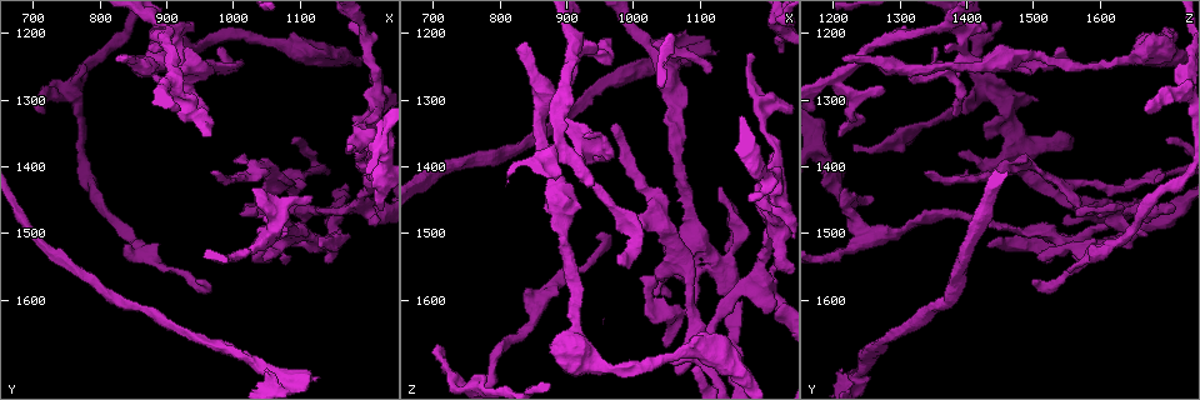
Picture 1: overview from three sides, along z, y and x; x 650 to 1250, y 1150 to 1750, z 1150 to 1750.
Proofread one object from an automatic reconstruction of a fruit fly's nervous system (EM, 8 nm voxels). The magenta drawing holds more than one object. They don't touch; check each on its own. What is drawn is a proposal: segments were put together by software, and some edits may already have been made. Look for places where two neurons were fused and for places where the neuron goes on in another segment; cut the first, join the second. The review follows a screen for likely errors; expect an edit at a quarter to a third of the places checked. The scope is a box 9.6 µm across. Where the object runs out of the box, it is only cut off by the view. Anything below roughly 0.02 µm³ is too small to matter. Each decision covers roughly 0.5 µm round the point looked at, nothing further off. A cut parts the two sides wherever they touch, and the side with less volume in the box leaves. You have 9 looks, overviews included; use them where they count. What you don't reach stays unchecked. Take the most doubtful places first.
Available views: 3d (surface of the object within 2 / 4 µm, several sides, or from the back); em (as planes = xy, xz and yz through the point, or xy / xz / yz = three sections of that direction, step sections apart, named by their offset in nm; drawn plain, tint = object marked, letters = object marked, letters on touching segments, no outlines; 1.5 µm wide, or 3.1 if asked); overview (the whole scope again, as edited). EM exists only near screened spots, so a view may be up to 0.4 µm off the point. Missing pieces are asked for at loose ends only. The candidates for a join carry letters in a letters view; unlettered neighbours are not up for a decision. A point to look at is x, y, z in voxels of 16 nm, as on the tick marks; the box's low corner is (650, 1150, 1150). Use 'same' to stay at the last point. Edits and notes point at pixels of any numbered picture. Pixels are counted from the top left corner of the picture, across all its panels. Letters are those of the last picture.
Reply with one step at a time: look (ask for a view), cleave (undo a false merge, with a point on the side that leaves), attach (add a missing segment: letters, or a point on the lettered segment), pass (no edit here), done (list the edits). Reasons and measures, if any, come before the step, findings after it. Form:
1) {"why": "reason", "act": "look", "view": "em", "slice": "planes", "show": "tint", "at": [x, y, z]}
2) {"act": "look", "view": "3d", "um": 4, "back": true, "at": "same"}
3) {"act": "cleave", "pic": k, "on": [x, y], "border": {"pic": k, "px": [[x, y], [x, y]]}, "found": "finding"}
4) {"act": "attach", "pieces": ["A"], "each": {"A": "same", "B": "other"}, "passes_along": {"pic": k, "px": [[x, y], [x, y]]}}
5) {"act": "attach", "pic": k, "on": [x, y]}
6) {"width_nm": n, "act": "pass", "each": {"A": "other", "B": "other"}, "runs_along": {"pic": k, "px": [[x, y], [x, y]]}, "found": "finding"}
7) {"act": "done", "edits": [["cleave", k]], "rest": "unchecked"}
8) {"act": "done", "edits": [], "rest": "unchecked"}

{"why": "branch stops here", "act": "look", "view": "em", "slice": "xy", "step": 4, "show": "letters", "at": [1125, 1715, 1225]}

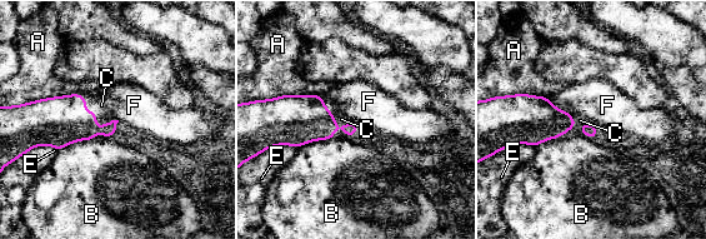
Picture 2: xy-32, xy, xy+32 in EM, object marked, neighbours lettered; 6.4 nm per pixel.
{"why": "cut it another way", "act": "look", "view": "em", "slice": "planes", "show": "letters", "at": "same"}

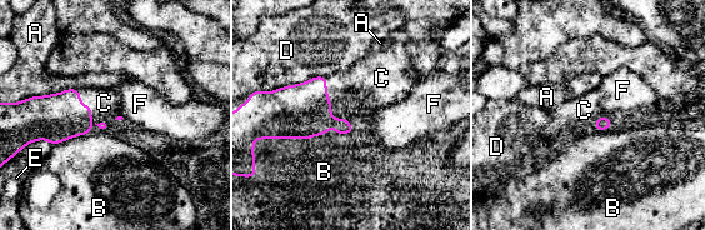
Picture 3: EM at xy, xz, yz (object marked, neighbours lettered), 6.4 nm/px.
{"act": "attach", "pieces": ["C"], "each": {"A": "other", "B": "other", "C": "same", "D": "other", "E": "other", "F": "other"}, "passes_along": {"pic": 3, "px": [[56, 118], [90, 109], [104, 103]]}, "found": "it goes on there"}

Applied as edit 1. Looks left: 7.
{"why": "branch point", "act": "look", "view": "em", "slice": "yz", "step": 4, "show": "tint", "at": [865, 1255, 1315]}

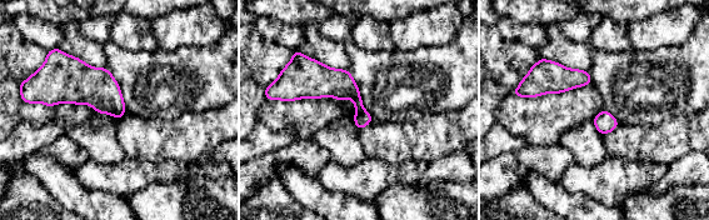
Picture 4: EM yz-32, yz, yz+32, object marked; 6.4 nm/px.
{"why": "another direction", "act": "look", "view": "em", "slice": "planes", "show": "letters", "at": "same"}

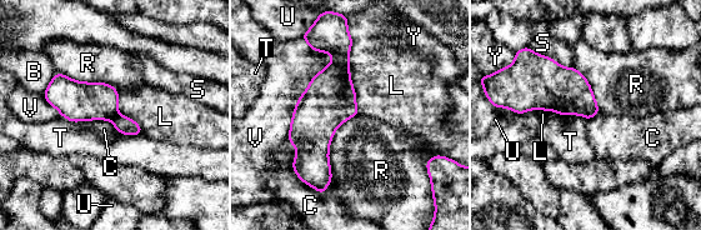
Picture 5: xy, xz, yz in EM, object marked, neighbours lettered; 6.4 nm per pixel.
{"act": "cleave", "pic": 5, "on": [79, 101], "each": {"B": "other", "C": "other", "L": "other", "R": "other", "S": "other", "T": "other", "U": "other", "V": "other", "Y": "other"}, "border": {"pic": 5, "px": [[118, 114], [111, 120]]}, "found": "two neurons meet here"}

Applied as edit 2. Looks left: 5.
{"why": "see it whole again", "act": "look", "view": "overview"}

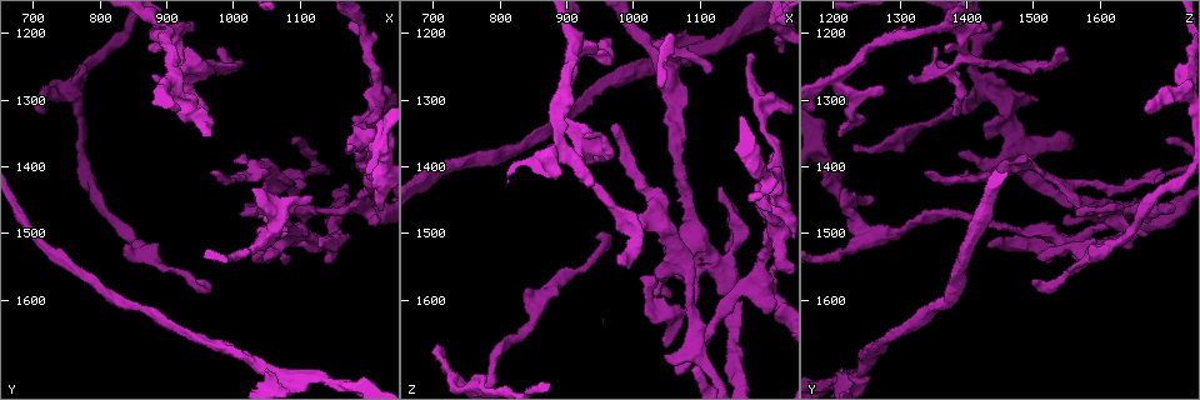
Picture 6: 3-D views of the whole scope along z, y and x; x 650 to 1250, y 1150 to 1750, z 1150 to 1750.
{"why": "free end", "act": "look", "view": "3d", "um": 4, "at": [705, 1315, 1670]}

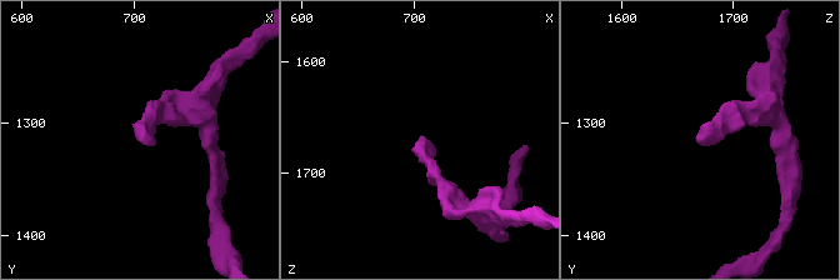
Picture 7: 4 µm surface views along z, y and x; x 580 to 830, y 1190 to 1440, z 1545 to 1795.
{"why": "now the EM", "act": "look", "view": "em", "slice": "planes", "show": "tint", "at": [710, 1318, 1672]}

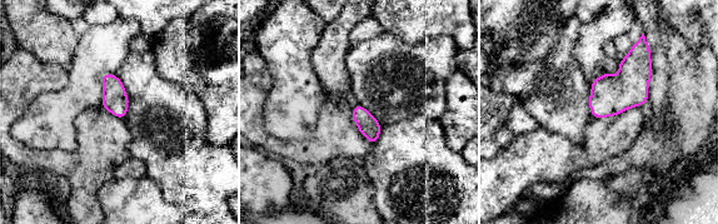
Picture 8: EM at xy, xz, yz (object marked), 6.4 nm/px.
{"act": "look", "view": "em", "slice": "planes", "show": "letters", "at": "same"}

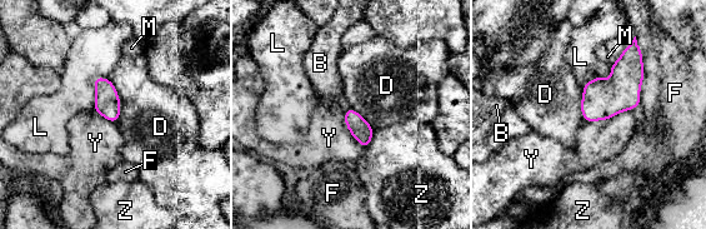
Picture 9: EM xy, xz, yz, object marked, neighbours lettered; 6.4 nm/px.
{"act": "pass", "each": {"B": "other", "D": "other", "F": "other", "L": "other", "M": "other", "Y": "other", "Z": "other"}, "border": {"pic": 9, "px": [[630, 109], [604, 119], [585, 122]]}, "found": "no lettered segment goes on from it"}

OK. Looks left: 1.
{"act": "done", "edits": [["attach", 3], ["cleave", 5]], "rest": "unchecked"}

